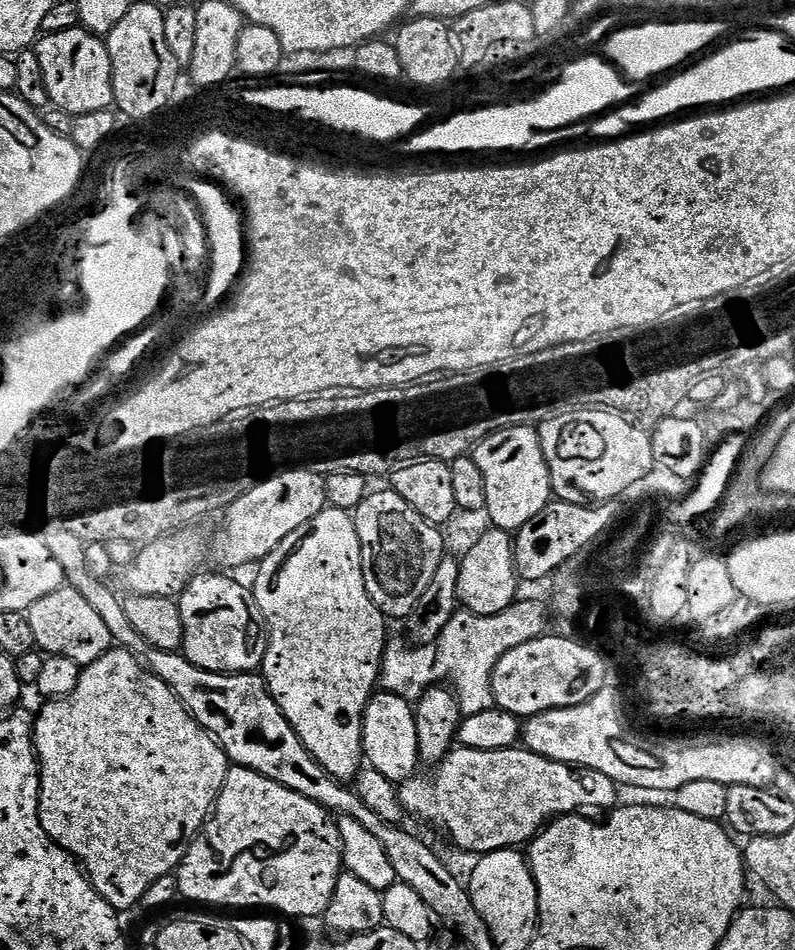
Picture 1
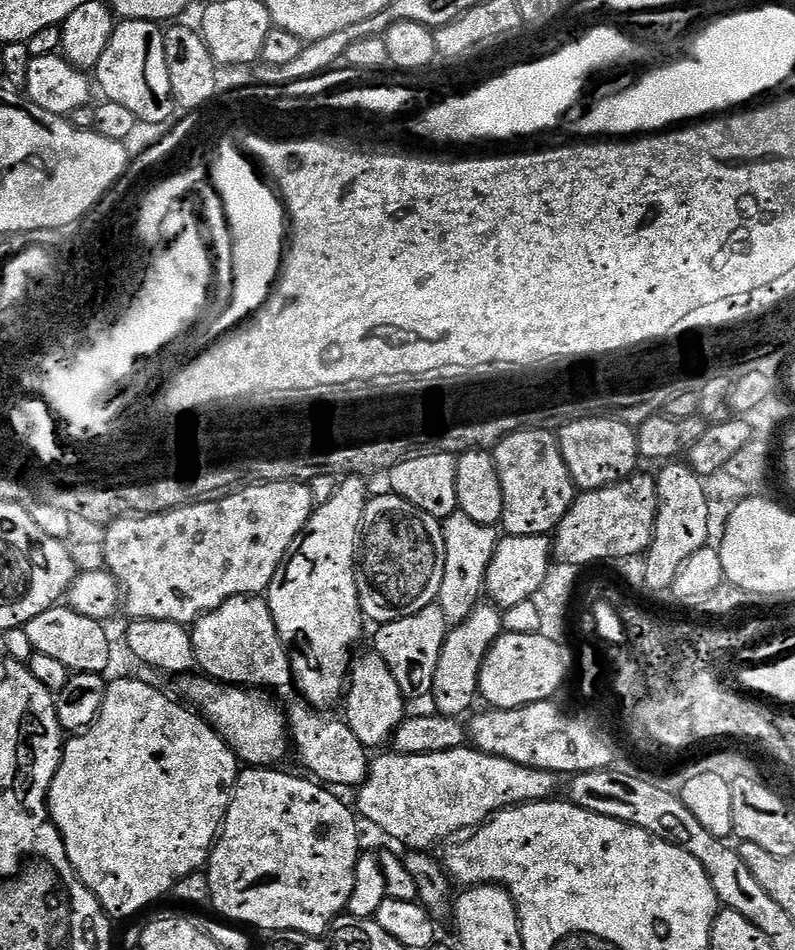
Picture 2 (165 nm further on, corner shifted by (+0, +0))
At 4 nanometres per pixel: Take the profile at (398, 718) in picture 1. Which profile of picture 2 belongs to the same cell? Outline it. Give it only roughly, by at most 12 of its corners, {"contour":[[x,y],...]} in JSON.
{"contour":[[375,651],[357,655],[343,719],[365,748],[403,722],[404,691]]}

